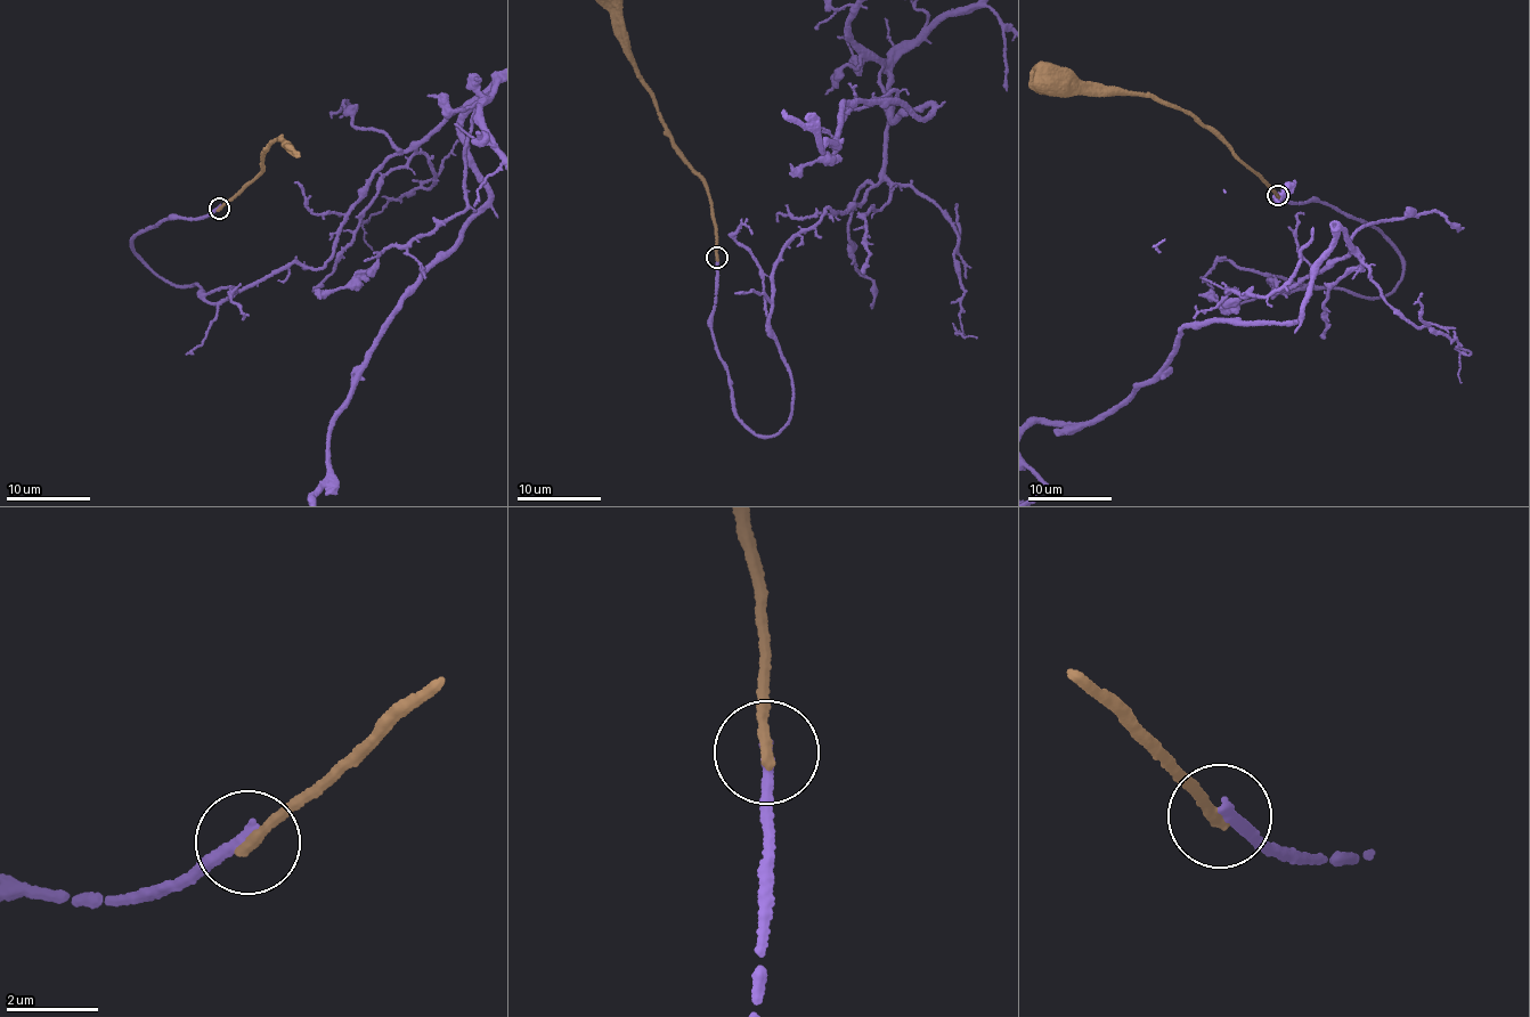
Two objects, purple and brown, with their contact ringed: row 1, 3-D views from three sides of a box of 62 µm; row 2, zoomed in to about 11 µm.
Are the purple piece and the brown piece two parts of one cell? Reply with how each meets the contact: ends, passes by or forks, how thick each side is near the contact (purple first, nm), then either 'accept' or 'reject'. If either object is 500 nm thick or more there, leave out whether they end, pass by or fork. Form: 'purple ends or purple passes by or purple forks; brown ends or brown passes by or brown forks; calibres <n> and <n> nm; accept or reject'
purple ends; brown ends; calibres 280 and 260 nm; reject

